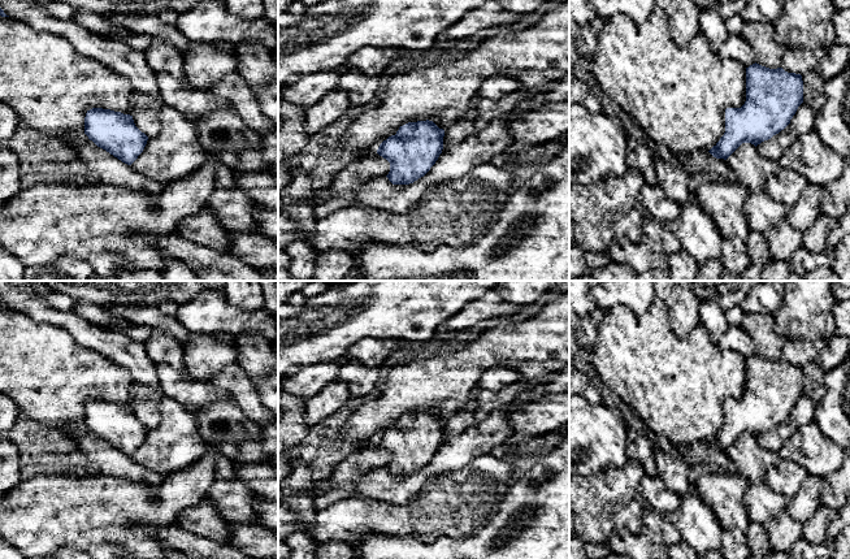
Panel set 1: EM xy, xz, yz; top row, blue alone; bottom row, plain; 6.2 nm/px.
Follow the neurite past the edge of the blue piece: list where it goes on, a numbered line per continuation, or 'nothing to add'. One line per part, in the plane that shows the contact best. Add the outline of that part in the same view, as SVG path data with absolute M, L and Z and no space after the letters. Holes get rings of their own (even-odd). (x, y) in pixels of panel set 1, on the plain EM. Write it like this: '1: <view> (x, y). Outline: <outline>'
nothing to add

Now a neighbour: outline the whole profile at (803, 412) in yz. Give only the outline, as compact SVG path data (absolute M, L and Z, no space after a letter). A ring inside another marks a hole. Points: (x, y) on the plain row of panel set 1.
M802 394L784 421L756 437L758 446L768 451L779 452L784 443L788 442L802 425L815 419L815 408L816 404Z

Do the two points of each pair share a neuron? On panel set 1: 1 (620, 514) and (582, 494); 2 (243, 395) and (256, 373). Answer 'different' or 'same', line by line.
1: same
2: different

